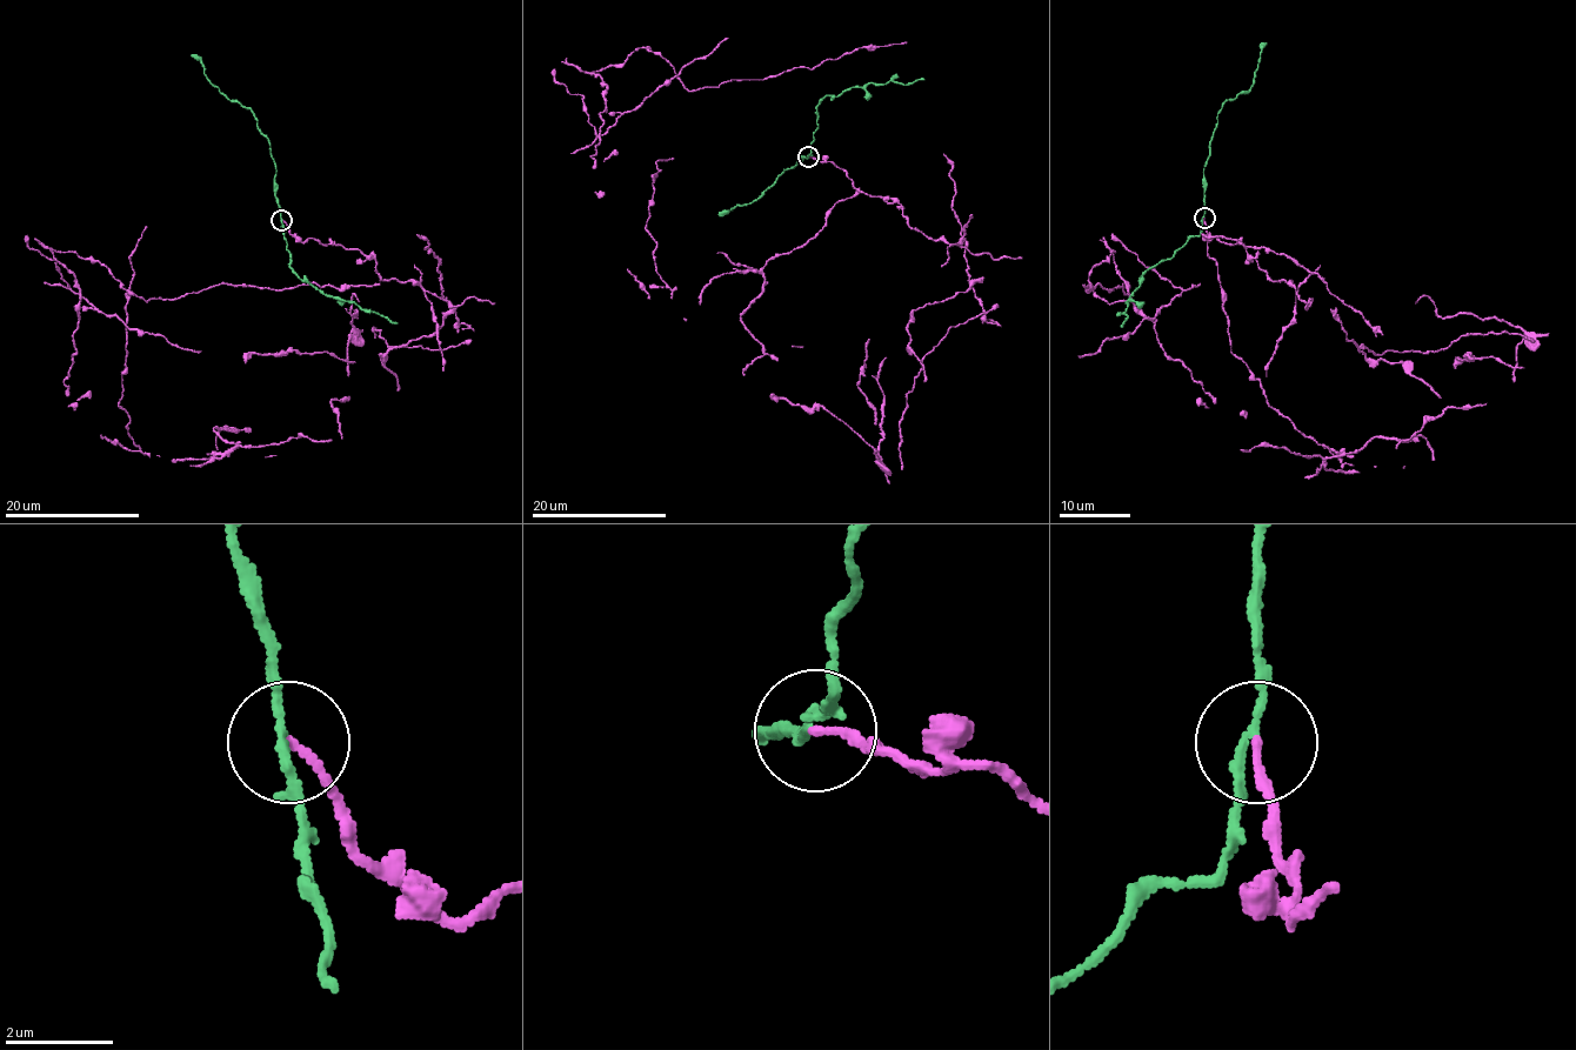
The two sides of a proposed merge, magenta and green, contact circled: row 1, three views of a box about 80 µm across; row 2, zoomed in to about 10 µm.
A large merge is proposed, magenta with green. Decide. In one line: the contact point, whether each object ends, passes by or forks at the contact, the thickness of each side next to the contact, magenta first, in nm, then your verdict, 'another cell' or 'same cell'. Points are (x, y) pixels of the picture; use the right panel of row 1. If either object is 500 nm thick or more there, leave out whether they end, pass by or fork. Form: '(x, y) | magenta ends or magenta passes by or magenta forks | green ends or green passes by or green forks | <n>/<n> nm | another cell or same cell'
(1204, 218) | magenta ends | green passes by | 150/140 nm | another cell

